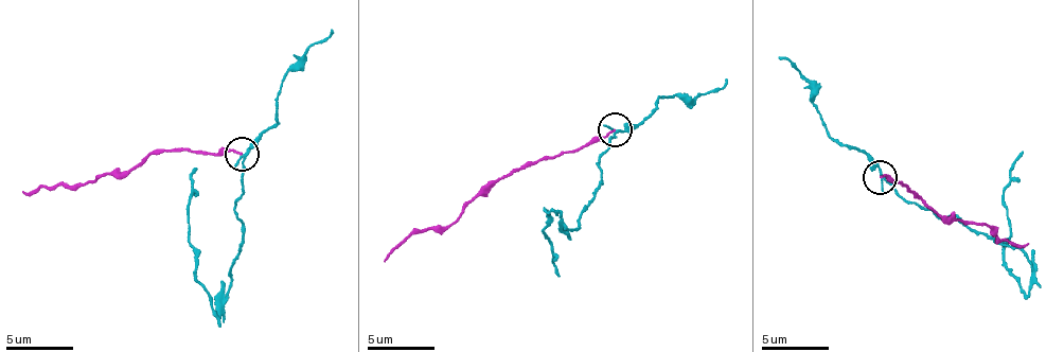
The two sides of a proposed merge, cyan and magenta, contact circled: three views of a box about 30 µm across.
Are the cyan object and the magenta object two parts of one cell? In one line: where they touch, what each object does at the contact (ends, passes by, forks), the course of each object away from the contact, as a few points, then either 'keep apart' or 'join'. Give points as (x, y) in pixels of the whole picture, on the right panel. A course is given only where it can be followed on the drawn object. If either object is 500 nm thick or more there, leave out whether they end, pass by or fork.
at (880, 177); cyan passes by; magenta ends there; cyan runs (881, 177), (907, 201), (1014, 246), (1032, 268), (1026, 292), (1005, 264), (1003, 190), (1023, 151); magenta runs (881, 177), (902, 181), (916, 199), (942, 217), (988, 226), (995, 241), (1029, 242); keep apart

